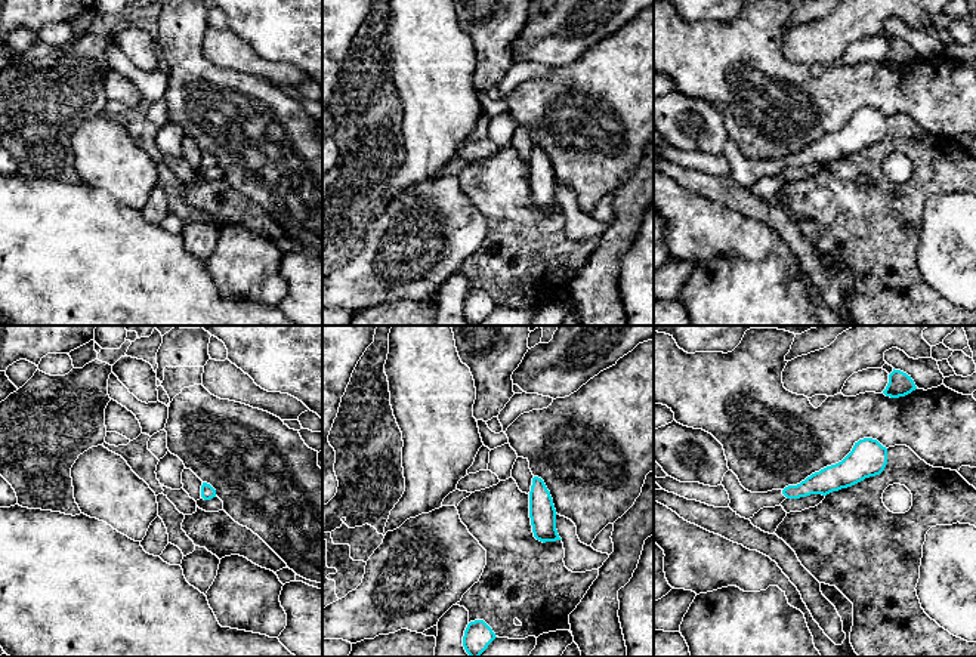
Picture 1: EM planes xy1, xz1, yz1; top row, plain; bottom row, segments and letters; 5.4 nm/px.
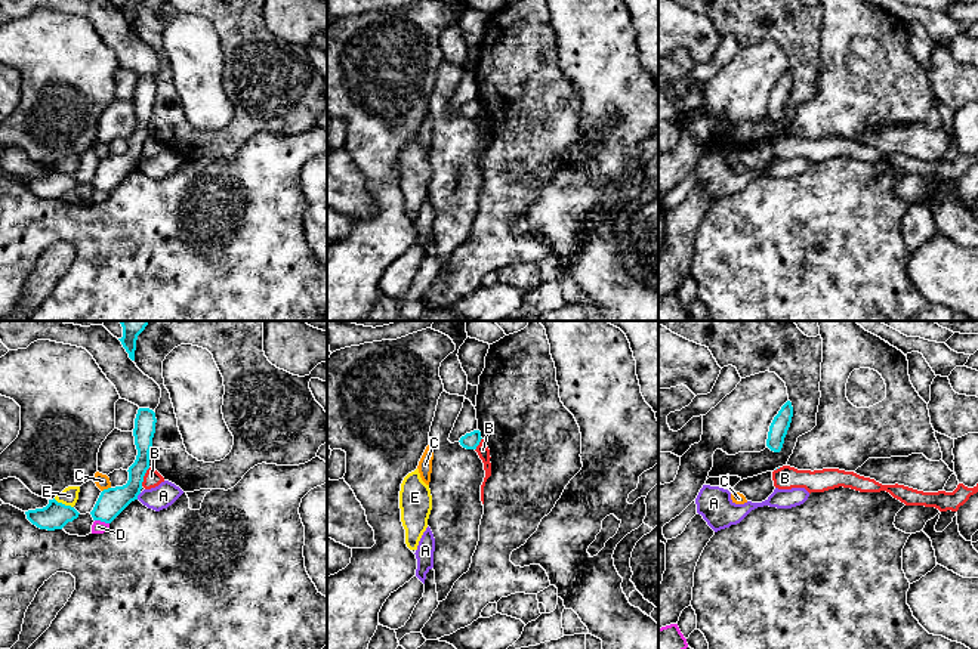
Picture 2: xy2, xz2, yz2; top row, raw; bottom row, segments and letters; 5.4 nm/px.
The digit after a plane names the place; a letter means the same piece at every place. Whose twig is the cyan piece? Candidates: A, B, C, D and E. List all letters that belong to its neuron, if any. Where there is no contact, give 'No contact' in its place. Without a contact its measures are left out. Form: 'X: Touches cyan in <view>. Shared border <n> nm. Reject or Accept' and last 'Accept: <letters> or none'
A: Touches cyan in xy2. Shared border 50 nm. Reject
B: Touches cyan in xy2. Shared border 120 nm. Reject
C: Touches cyan in xy2. Shared border 50 nm. Reject
D: Touches cyan in xy2. Shared border 80 nm. Reject
E: Touches cyan in xy2. Shared border 120 nm. Reject
Accept: none

